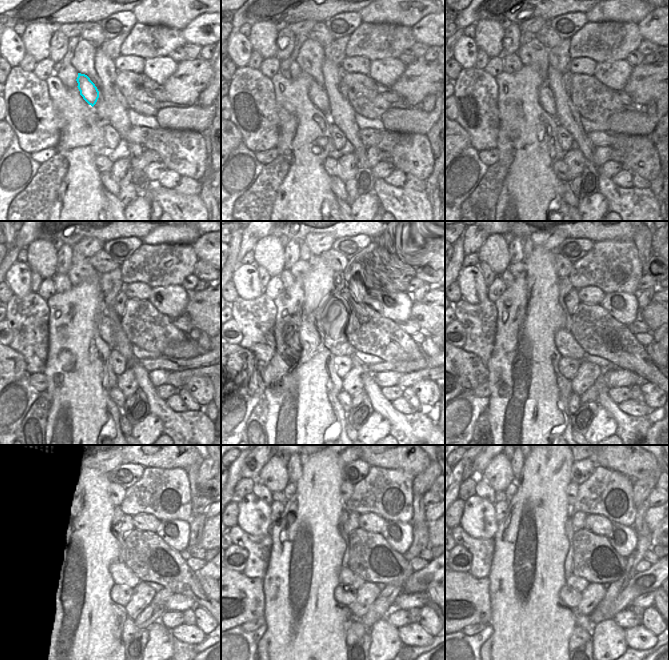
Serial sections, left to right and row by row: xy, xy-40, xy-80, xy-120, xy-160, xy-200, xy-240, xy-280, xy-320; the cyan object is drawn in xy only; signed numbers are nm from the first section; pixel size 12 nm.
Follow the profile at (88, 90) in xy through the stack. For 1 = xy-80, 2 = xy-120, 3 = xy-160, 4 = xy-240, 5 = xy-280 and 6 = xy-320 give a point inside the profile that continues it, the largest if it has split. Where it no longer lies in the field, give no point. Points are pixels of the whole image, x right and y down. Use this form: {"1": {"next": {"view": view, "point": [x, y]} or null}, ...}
{"1": {"next": {"view": "xy-80", "point": [546, 97]}}, "2": {"next": {"view": "xy-120", "point": [106, 332]}}, "3": {"next": {"view": "xy-160", "point": [340, 341]}}, "4": {"next": {"view": "xy-240", "point": [121, 574]}}, "5": {"next": {"view": "xy-280", "point": [346, 575]}}, "6": {"next": {"view": "xy-320", "point": [578, 583]}}}

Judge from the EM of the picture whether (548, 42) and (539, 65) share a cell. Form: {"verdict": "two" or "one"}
{"verdict": "two"}

